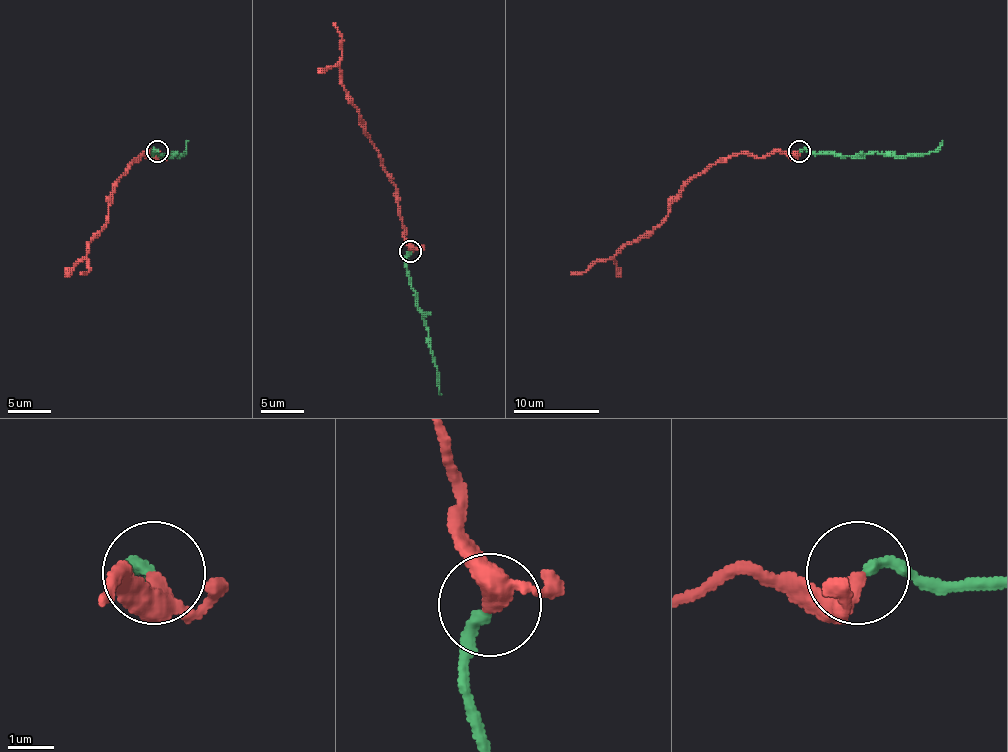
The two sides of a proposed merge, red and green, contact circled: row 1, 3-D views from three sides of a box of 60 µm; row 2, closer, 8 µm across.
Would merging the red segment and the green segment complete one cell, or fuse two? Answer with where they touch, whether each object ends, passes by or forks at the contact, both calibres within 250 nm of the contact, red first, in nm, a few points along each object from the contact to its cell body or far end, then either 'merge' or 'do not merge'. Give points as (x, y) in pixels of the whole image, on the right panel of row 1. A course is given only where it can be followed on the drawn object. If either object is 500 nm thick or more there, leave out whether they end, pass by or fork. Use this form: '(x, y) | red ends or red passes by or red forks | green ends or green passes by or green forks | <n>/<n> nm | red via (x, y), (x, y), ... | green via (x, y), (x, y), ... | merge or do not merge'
(799, 151) | red ends | green ends | 460/260 nm | red via (800, 151), (722, 158), (692, 179), (664, 220), (612, 257), (571, 274) | green via (800, 151), (841, 156), (875, 151), (914, 156), (933, 151), (942, 141) | do not merge

